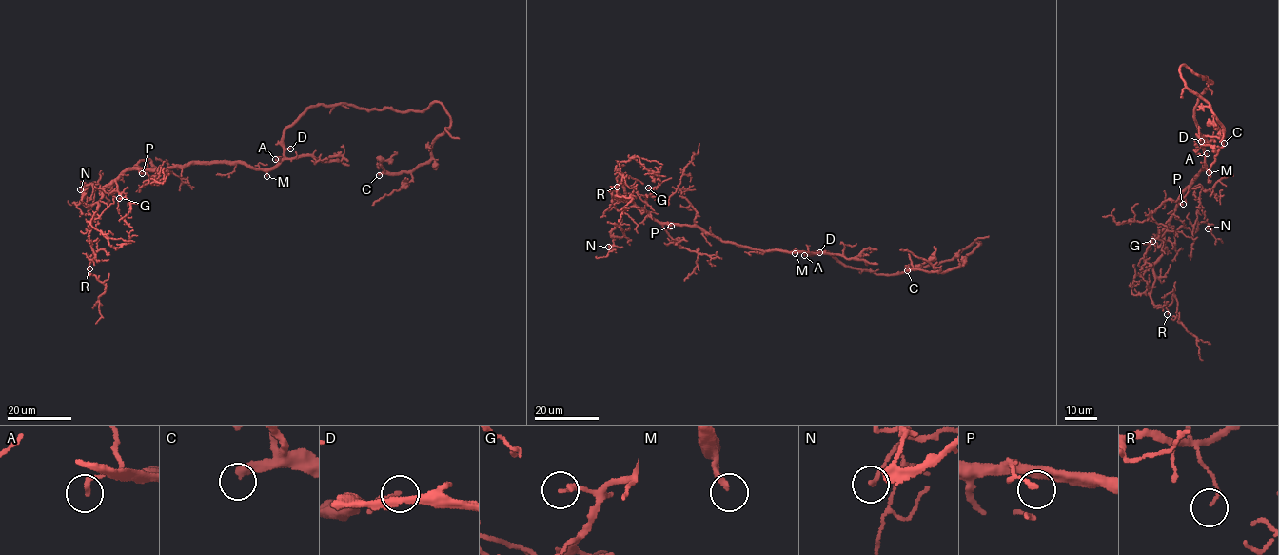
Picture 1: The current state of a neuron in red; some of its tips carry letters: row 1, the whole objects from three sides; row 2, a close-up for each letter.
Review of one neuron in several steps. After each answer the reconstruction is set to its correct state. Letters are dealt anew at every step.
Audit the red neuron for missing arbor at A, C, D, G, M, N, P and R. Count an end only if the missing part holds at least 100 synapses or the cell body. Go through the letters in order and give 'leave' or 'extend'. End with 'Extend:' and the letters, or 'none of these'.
A: leave
C: leave
D: leave
G: leave
M: extend
N: leave
P: leave
R: leave
Extend: M

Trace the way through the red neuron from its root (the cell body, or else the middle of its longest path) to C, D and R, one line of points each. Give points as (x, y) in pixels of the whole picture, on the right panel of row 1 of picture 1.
C: (1206, 165), (1194, 107), (1212, 81), (1183, 65), (1180, 76), (1209, 105), (1223, 128), (1224, 143)
D: (1206, 165), (1201, 141)
R: (1206, 165), (1183, 192), (1165, 231), (1163, 254), (1152, 267), (1151, 298), (1154, 306), (1165, 306), (1167, 314)

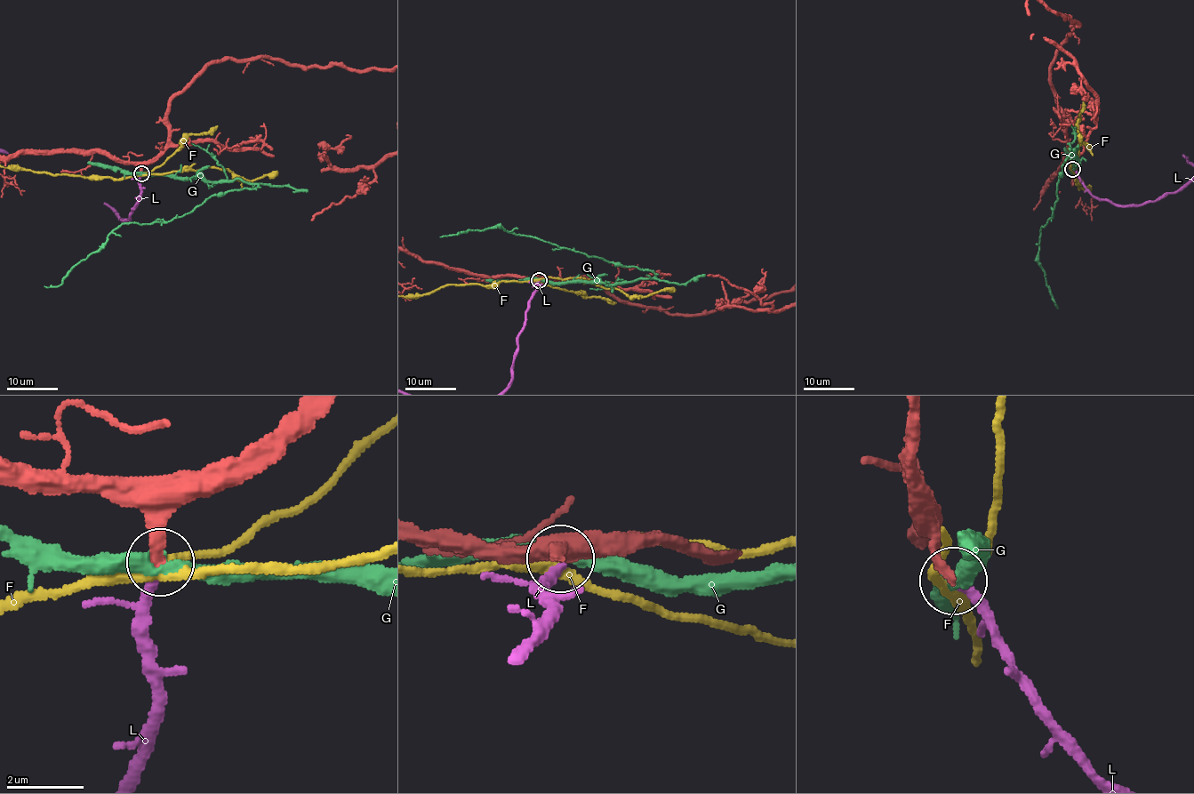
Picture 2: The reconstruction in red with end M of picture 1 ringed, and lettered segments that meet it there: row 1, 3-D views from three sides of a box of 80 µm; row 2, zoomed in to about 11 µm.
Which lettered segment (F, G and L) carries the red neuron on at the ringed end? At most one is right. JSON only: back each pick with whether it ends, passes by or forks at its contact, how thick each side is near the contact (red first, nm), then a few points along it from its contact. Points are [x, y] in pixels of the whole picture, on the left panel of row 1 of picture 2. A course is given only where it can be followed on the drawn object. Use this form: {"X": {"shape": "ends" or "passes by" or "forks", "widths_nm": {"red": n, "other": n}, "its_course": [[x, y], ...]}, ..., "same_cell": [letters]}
{"L": {"shape": "ends", "widths_nm": {"red": 280, "other": 280}}, "same_cell": ["L"]}

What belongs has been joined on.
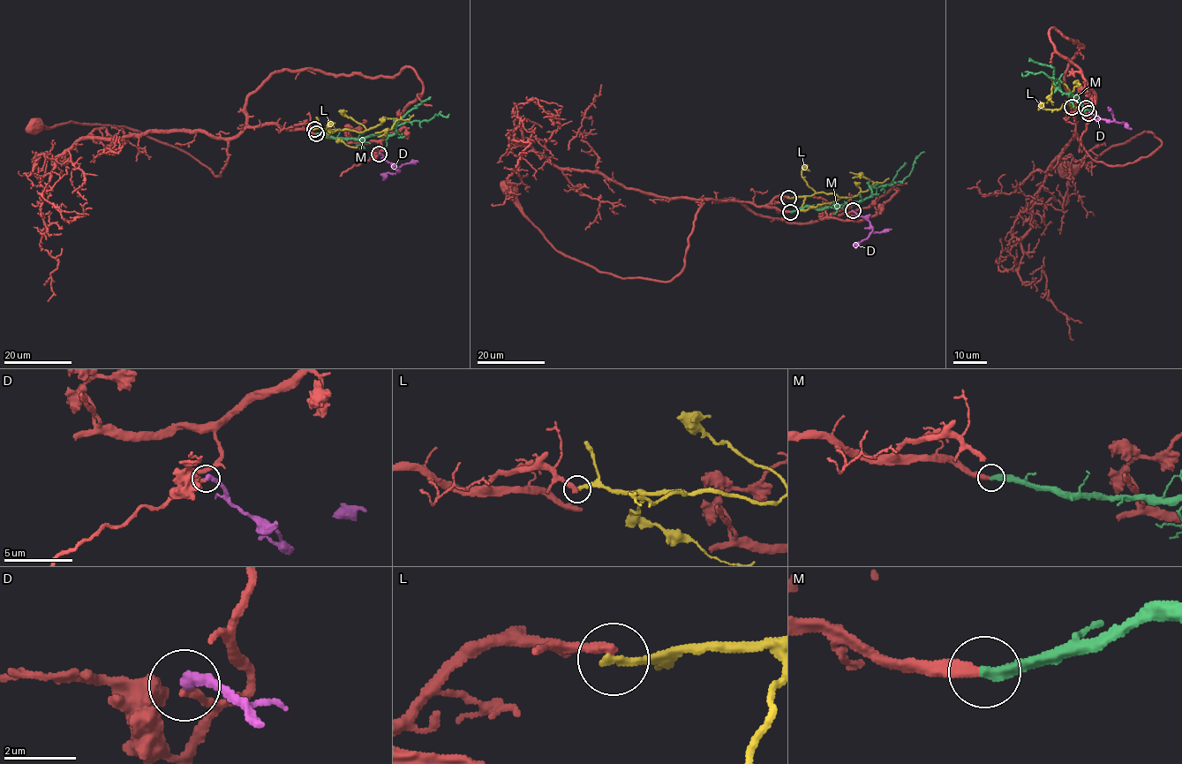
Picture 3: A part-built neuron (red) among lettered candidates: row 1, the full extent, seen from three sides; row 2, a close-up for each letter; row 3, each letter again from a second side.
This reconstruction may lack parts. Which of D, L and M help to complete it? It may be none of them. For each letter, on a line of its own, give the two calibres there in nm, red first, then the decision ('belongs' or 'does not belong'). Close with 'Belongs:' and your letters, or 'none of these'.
D: 200/280 nm | does not belong
L: 320/280 nm | does not belong
M: 360/360 nm | belongs
Belongs: M

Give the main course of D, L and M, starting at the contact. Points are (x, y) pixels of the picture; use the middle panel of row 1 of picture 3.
D: (852, 211), (869, 223), (870, 233), (891, 229)
L: (788, 198), (812, 196), (819, 192), (835, 193), (840, 197), (856, 196), (866, 191), (873, 182), (850, 172)
M: (790, 211), (861, 202), (871, 194), (871, 187), (901, 182), (914, 160), (924, 152)

